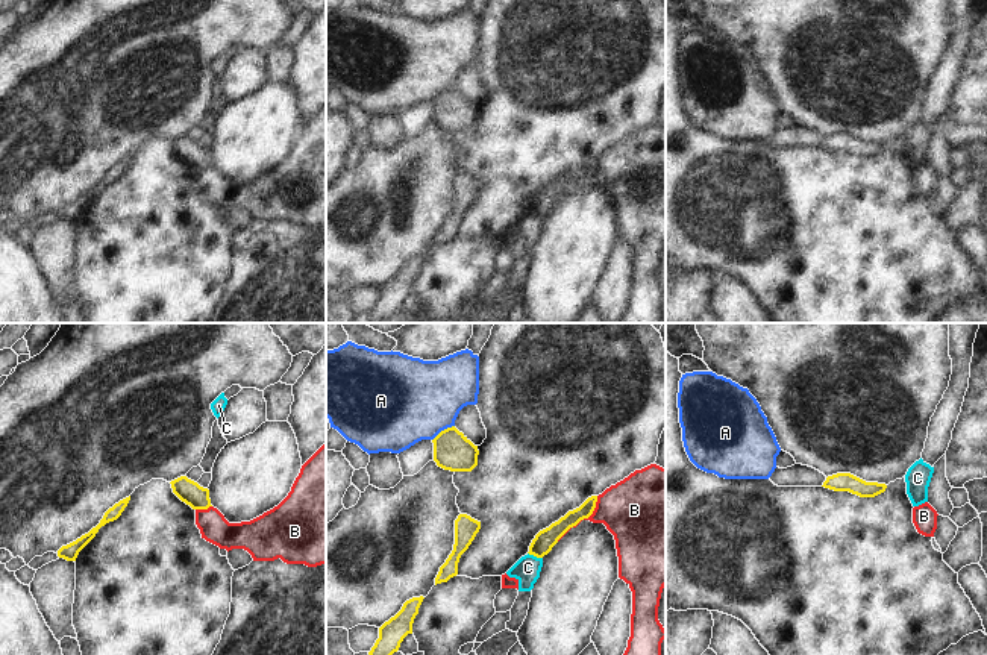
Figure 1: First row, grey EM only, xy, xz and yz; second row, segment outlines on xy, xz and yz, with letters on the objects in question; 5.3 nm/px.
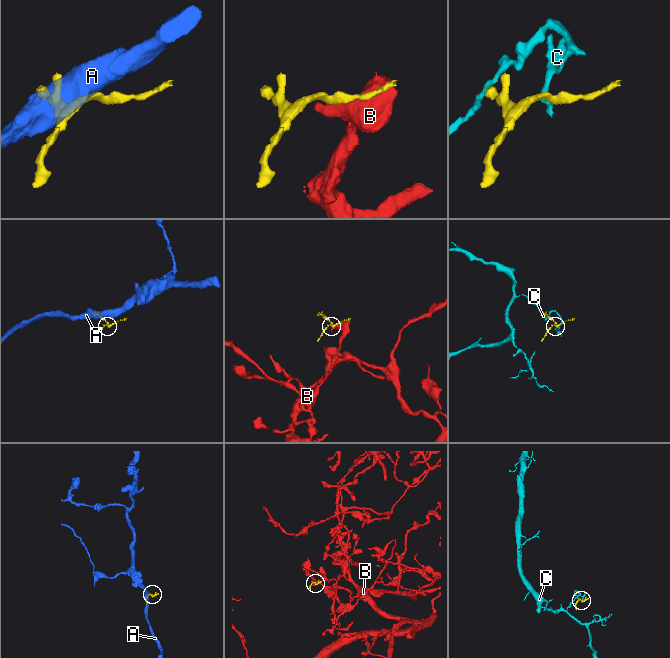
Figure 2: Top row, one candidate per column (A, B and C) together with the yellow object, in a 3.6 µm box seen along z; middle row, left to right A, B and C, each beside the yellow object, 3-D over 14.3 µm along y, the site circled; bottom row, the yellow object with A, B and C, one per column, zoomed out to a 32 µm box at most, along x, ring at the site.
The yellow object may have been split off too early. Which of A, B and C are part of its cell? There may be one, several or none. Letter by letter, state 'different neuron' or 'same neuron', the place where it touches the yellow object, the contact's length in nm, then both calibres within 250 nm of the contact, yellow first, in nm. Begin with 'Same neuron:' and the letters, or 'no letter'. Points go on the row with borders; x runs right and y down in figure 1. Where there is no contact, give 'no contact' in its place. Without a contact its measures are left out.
Same neuron: no letter
A: different neuron; contact xz (444, 429); length 150 nm; calibres 200 and 440 nm
B: different neuron; contact xz (582, 519); length 320 nm; calibres 110 and 300 nm
C: different neuron; contact xz (535, 555); length 90 nm; calibres 110 and 140 nm

